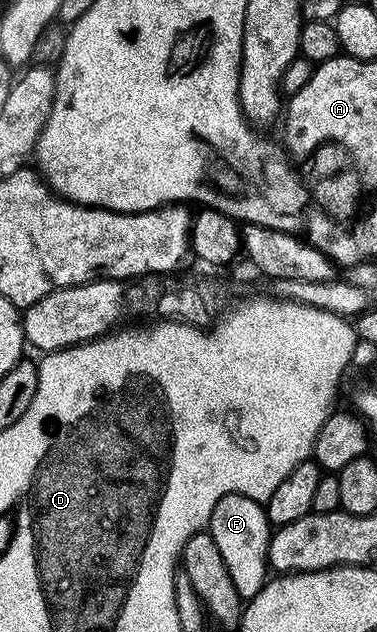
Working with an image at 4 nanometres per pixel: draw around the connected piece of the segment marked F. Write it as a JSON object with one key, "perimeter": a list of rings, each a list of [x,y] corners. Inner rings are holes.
{"perimeter":[[[238,493],[223,495],[223,499],[215,503],[215,511],[211,511],[207,531],[219,547],[219,554],[223,557],[223,563],[226,564],[227,573],[238,595],[242,599],[259,595],[271,573],[268,559],[271,526],[264,504]]]}

